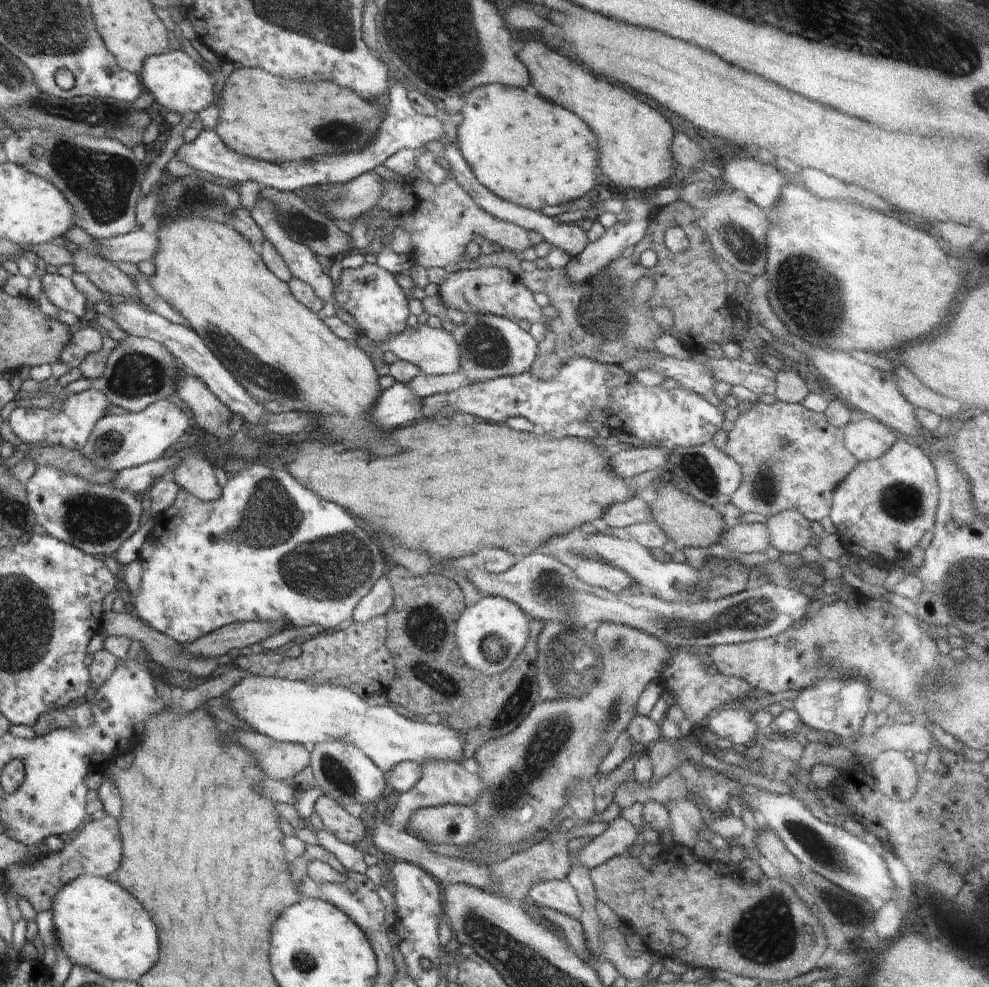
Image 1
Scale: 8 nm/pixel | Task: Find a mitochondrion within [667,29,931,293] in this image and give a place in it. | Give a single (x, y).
(742, 241)

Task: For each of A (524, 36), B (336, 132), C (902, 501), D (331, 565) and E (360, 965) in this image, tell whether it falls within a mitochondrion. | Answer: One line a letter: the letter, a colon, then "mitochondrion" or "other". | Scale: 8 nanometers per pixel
A: other
B: mitochondrion
C: mitochondrion
D: mitochondrion
E: other

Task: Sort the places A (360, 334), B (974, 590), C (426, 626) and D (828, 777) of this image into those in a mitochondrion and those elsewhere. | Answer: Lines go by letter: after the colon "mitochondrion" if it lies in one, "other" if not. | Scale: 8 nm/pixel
A: other
B: mitochondrion
C: mitochondrion
D: other

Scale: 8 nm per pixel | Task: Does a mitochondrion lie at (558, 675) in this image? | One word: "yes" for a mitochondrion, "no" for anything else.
yes

